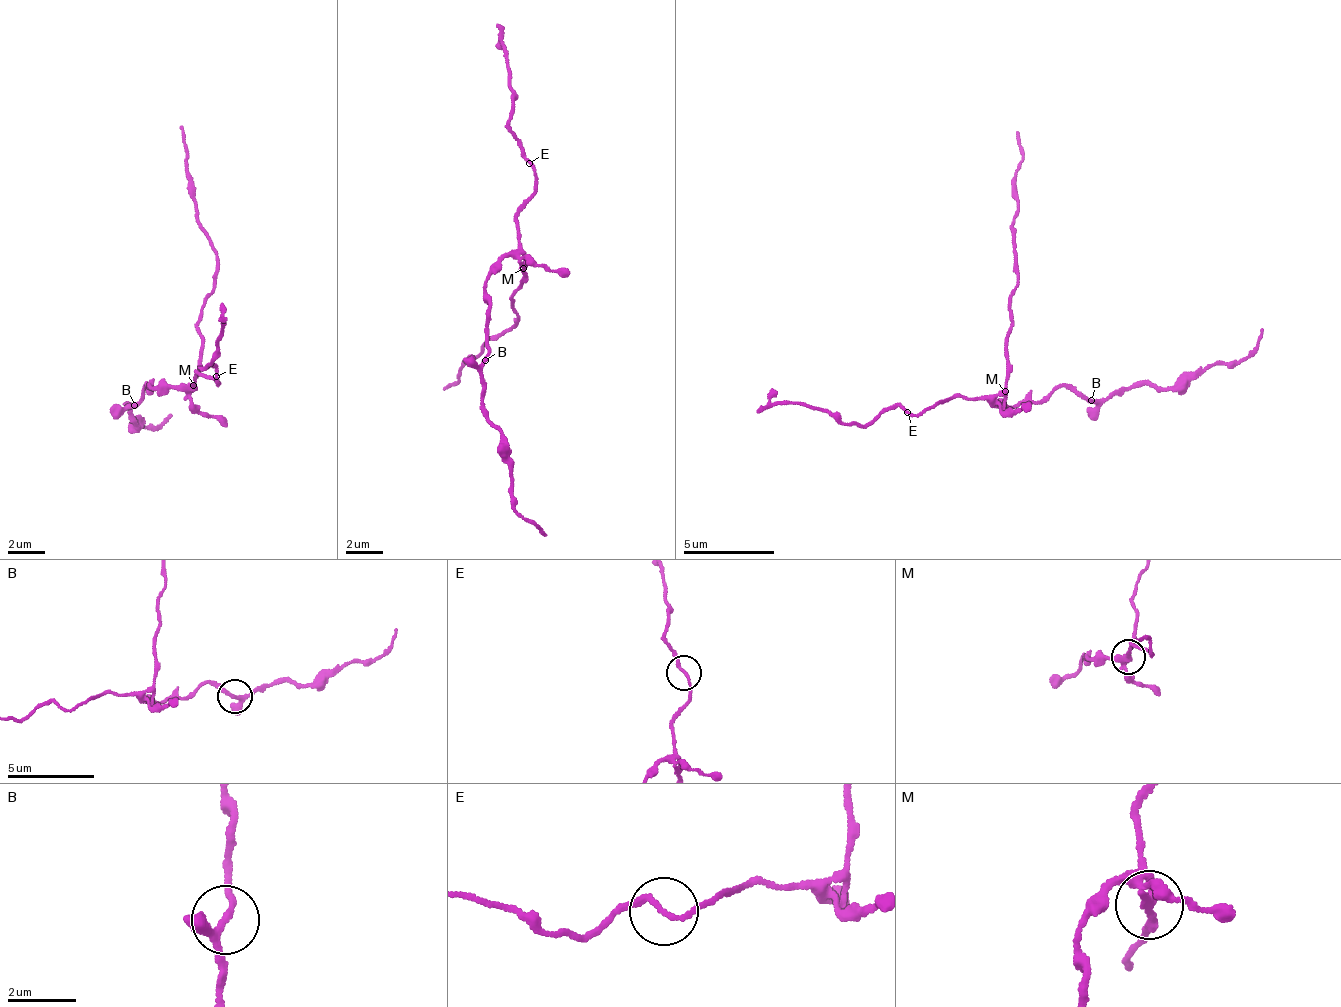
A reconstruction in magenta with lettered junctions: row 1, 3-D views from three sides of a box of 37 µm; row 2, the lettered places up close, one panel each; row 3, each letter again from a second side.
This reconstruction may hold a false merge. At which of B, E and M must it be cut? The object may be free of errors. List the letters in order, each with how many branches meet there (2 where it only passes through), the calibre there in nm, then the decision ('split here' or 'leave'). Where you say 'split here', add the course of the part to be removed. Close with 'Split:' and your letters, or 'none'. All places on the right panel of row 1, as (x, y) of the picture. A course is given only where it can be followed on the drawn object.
B: 3 | 190 nm | leave
E: 2 | 140 nm | leave
M: 3 | 180 nm | split here | (1007, 389), (1017, 280), (1017, 242), (1012, 219), (1023, 157), (1018, 133)
Split: M

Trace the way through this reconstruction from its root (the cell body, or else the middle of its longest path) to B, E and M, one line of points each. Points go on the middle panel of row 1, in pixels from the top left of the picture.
B: (504, 260), (484, 282), (487, 293), (485, 322), (488, 328), (488, 354), (485, 360)
E: (504, 260), (504, 255), (517, 244), (519, 204), (535, 188), (533, 167), (528, 164)
M: (504, 260), (513, 256), (524, 269)

